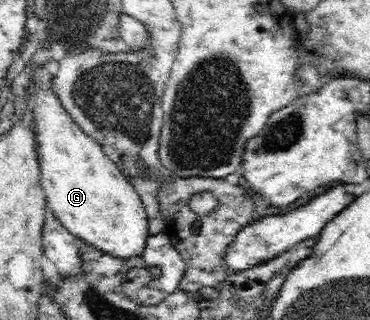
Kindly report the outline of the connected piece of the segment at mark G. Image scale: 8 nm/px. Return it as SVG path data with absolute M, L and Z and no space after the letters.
M43 66L32 74L29 95L34 106L30 112L35 121L37 156L47 207L73 236L98 250L122 259L141 255L149 236L149 217L141 197L102 151L102 146L86 135L66 112L50 88L53 75Z

